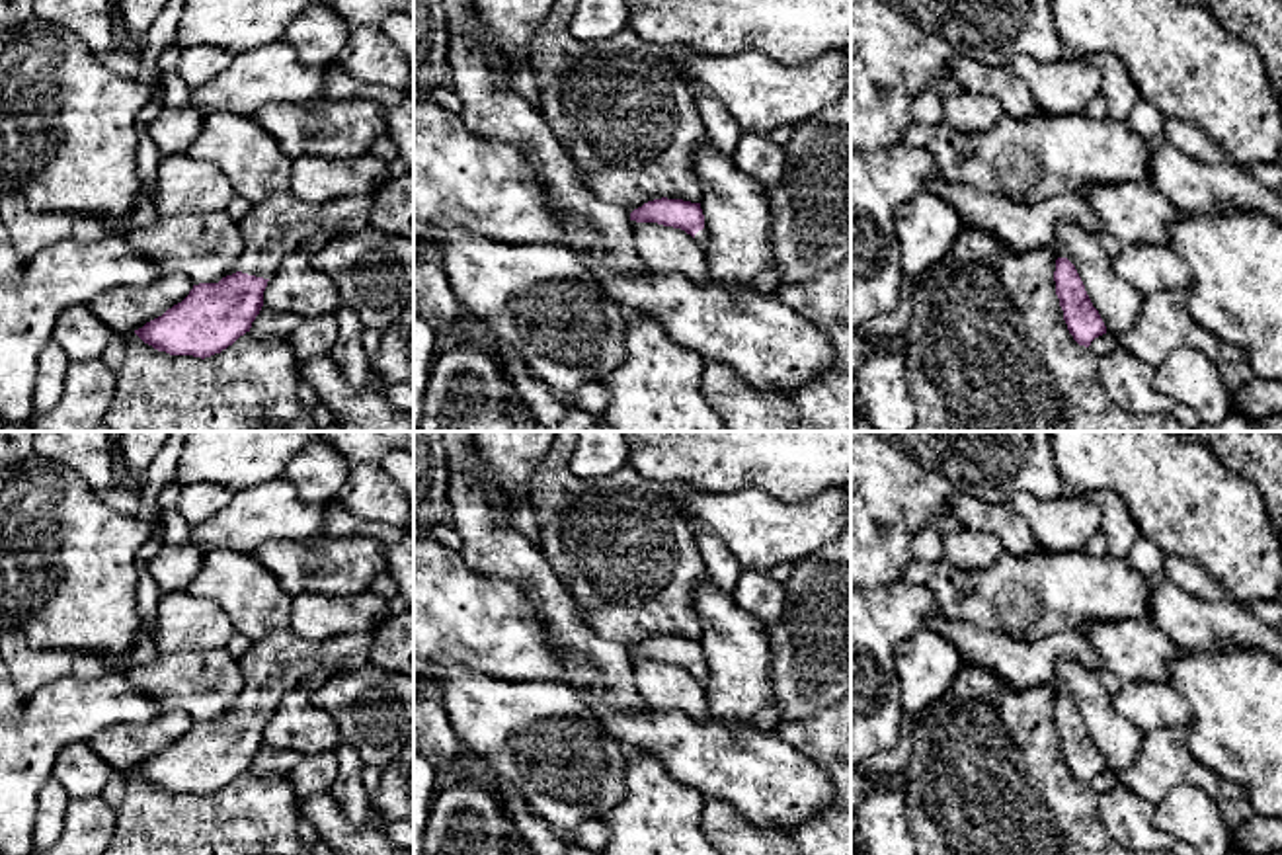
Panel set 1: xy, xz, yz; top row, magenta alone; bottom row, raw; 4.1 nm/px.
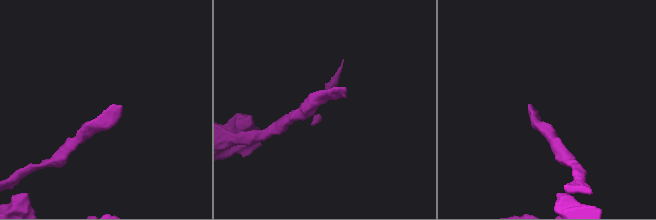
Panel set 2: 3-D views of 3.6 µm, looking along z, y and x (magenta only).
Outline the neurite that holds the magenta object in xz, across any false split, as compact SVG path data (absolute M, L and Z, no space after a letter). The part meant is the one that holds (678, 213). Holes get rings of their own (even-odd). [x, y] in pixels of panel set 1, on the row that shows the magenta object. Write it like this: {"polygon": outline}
{"polygon": "M661 197L634 209L630 213L630 221L681 228L691 234L701 248L706 246L704 215L701 203Z"}

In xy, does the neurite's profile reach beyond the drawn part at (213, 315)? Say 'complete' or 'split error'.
split error

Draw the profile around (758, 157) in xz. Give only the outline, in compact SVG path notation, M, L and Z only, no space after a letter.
M757 131L741 133L732 162L743 174L759 180L763 187L777 183L784 172L782 146L769 141L765 133Z

